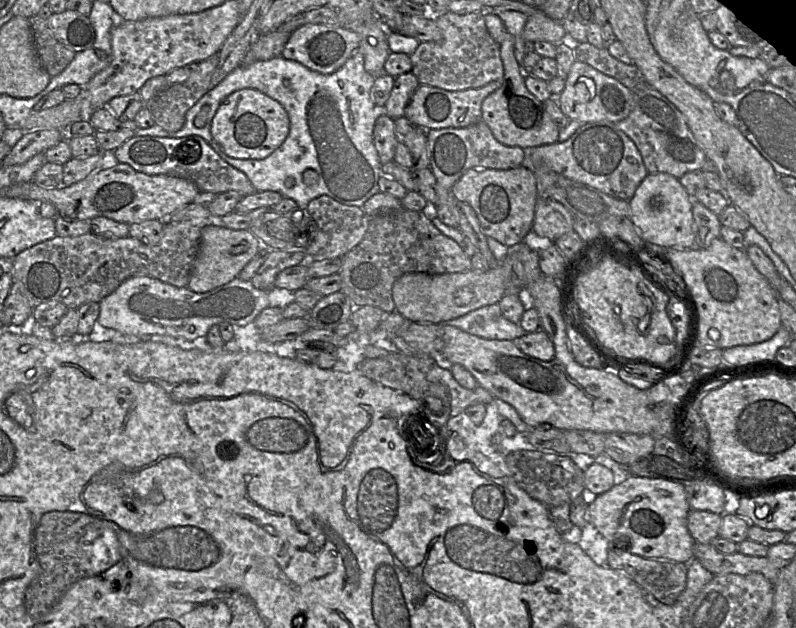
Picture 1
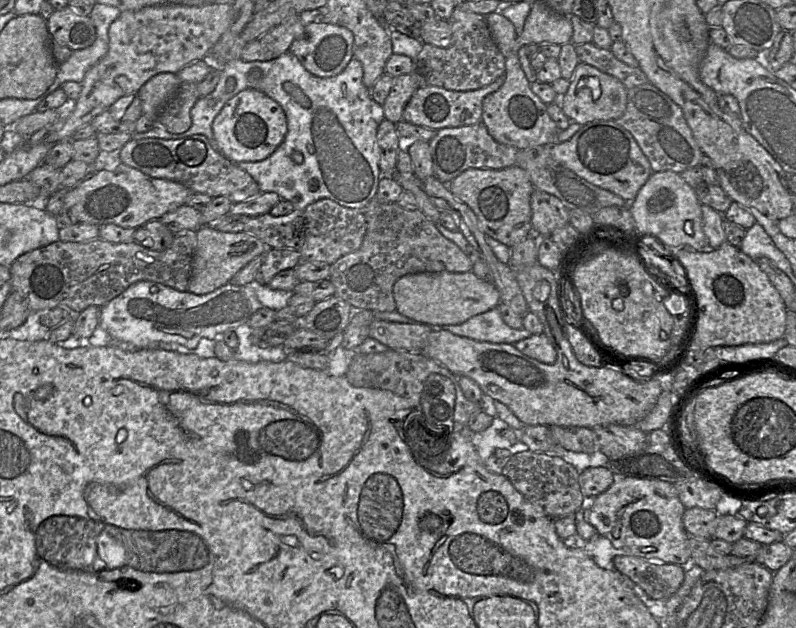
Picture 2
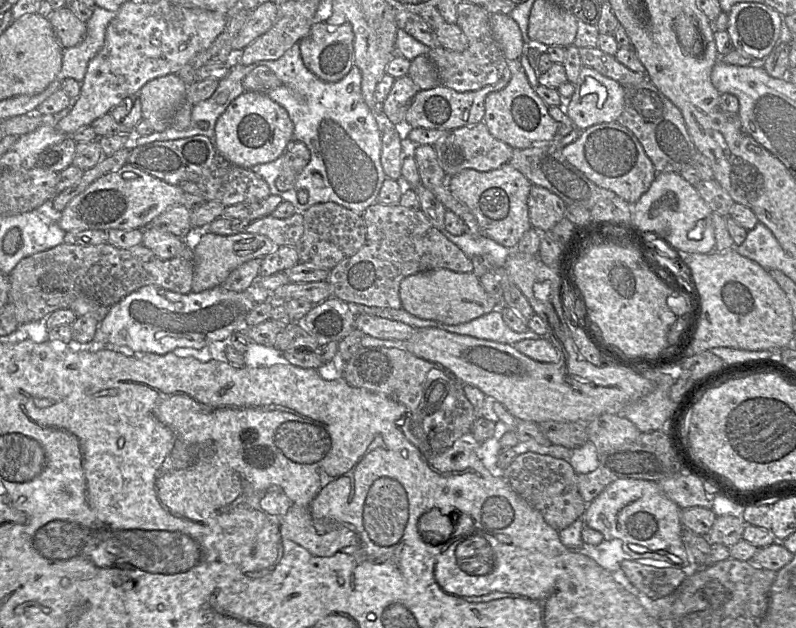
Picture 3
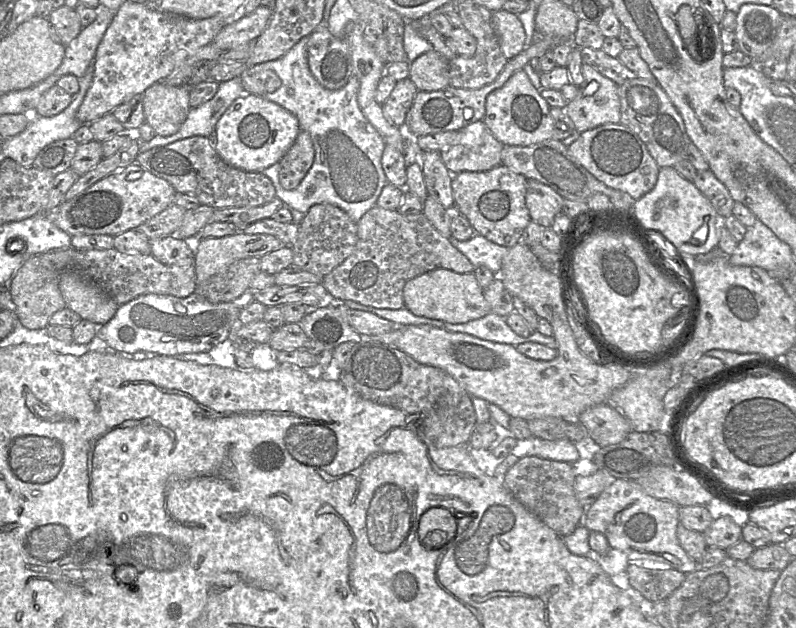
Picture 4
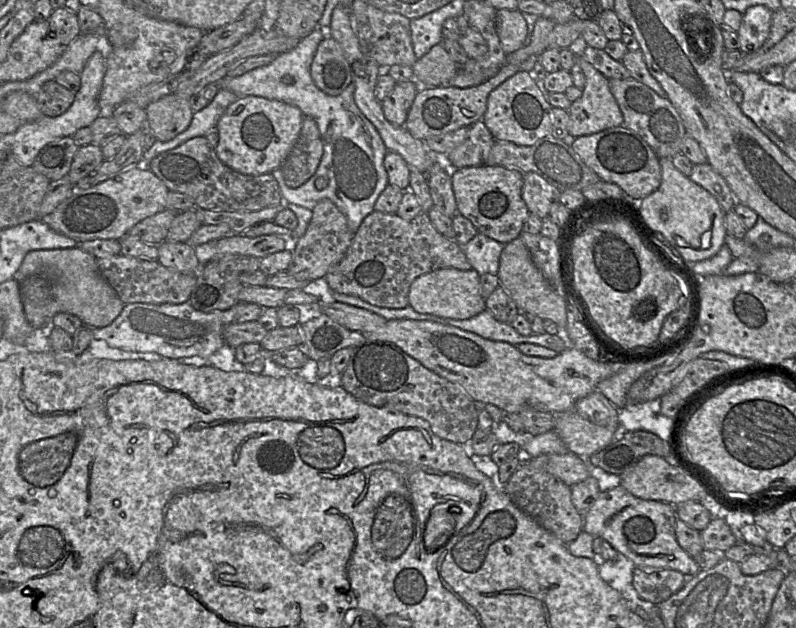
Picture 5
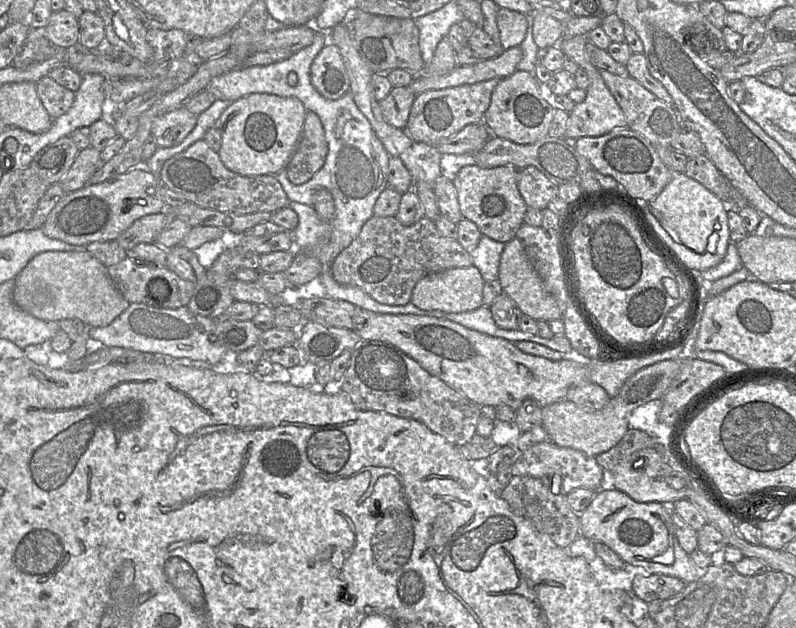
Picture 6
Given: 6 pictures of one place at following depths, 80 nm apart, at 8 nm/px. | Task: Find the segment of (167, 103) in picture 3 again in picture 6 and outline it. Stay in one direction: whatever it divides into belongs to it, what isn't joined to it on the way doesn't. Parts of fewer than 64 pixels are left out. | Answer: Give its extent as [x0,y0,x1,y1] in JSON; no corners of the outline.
[151,106,197,147]

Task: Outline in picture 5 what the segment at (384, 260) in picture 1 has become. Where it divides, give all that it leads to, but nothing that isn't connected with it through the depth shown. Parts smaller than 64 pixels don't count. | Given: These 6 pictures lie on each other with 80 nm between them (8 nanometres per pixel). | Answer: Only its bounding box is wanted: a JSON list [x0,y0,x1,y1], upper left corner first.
[325,210,472,308]

